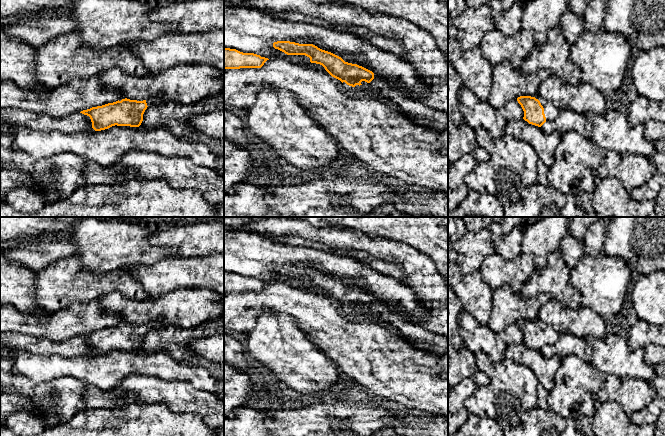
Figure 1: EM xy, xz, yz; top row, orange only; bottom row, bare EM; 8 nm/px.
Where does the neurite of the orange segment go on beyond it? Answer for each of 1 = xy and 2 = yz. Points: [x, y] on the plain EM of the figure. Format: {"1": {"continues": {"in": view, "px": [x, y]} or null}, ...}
{"1": {"continues": {"in": "xy", "px": [152, 325]}}, "2": {"continues": {"in": "yz", "px": [551, 336]}}}

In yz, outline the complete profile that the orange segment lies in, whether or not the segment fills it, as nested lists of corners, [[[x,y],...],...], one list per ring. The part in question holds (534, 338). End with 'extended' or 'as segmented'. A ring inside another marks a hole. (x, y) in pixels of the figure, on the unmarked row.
[[[520,320],[517,325],[524,335],[523,343],[538,351],[541,351],[546,345],[555,343],[560,336],[551,326],[538,320]]]; extended

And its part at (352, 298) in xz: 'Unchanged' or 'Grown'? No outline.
Grown

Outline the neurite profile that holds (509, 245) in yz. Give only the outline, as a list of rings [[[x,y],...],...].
[[[492,223],[488,228],[491,232],[493,243],[496,245],[496,253],[506,259],[512,259],[522,253],[524,229],[521,226],[515,227],[508,234],[503,233],[501,223]]]

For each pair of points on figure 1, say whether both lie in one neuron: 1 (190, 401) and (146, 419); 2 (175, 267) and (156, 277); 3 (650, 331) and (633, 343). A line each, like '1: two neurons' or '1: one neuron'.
1: two neurons
2: one neuron
3: one neuron

